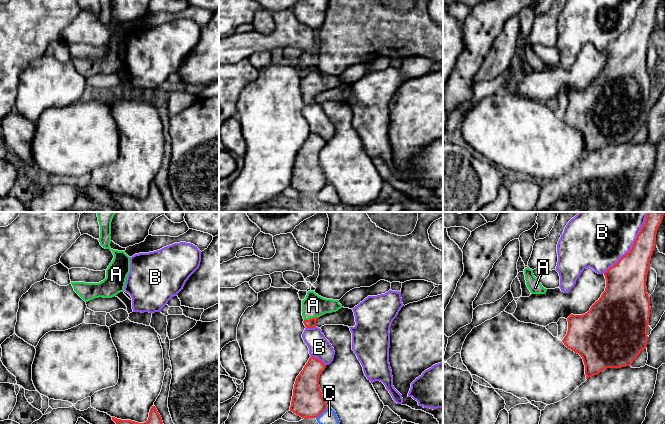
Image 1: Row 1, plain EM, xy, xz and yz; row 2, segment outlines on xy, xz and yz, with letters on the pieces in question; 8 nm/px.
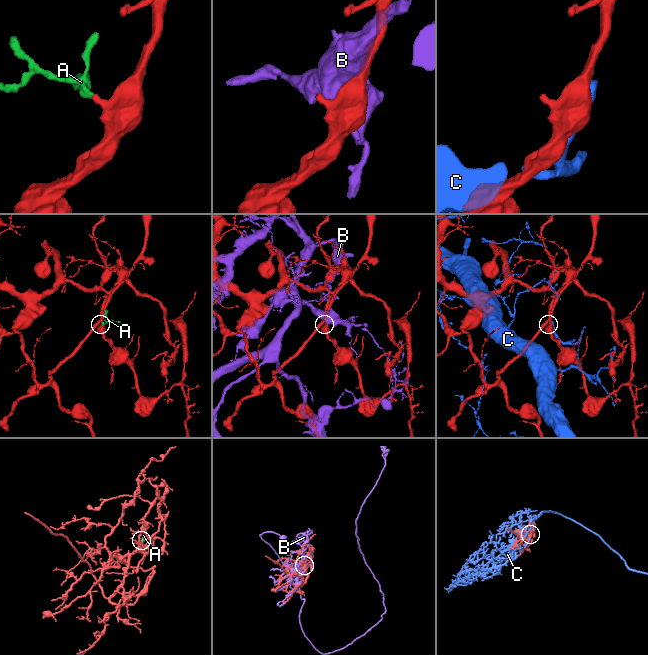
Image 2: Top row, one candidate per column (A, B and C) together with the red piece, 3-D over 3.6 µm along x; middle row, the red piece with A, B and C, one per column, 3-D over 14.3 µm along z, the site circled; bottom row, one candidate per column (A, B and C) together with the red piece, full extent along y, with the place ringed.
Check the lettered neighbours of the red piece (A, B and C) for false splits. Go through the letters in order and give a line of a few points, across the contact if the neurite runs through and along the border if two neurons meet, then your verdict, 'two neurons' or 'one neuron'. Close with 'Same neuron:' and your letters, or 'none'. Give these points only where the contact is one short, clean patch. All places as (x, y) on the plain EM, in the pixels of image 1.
A: line xz (311, 99), (311, 94), (313, 81); one neuron
B: two neurons
C: two neurons
Same neuron: A

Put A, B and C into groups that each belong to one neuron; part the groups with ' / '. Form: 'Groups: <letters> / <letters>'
Groups: A / B / C

